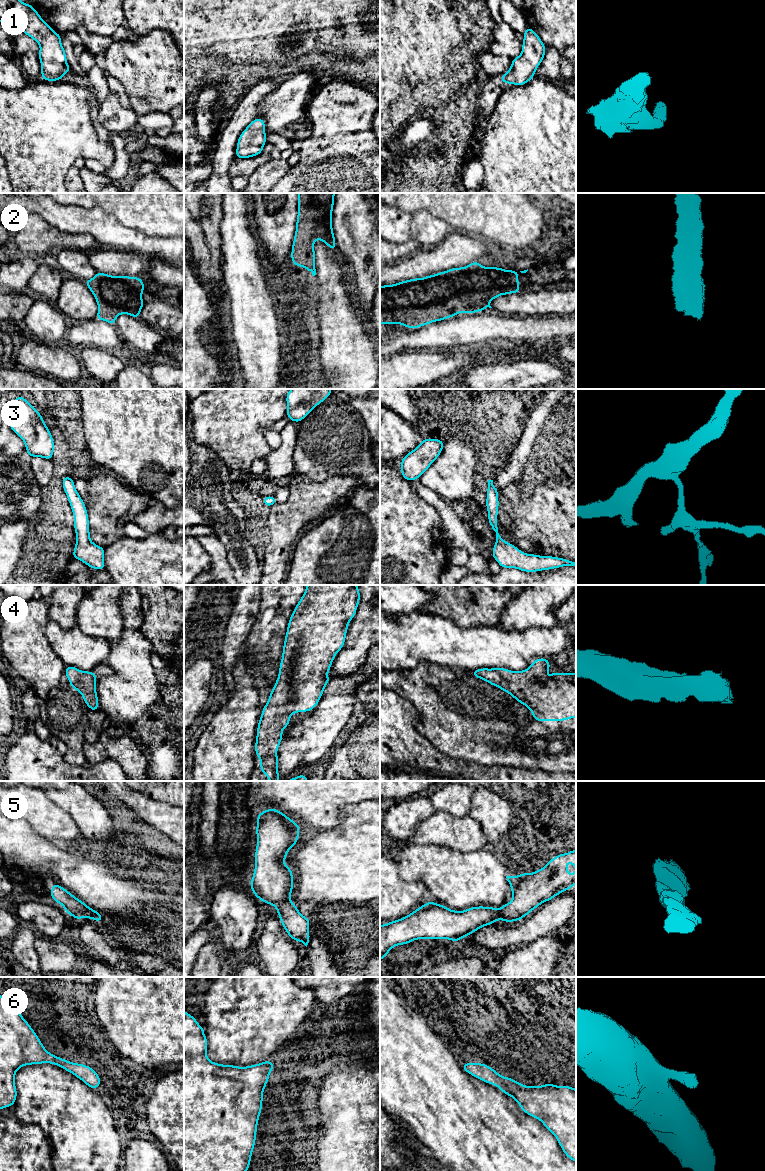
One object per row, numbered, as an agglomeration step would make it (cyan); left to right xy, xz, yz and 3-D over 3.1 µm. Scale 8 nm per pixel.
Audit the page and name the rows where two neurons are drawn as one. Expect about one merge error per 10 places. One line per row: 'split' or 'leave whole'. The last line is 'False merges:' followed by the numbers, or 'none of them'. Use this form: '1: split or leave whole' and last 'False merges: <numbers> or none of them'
1: leave whole
2: leave whole
3: leave whole
4: leave whole
5: leave whole
6: leave whole
False merges: none of them

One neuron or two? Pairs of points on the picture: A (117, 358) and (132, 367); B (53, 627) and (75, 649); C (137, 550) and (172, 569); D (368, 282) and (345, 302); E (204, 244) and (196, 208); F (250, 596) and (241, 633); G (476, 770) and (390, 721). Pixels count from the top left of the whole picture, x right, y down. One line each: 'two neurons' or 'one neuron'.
A: two neurons
B: one neuron
C: one neuron
D: two neurons
E: one neuron
F: one neuron
G: one neuron

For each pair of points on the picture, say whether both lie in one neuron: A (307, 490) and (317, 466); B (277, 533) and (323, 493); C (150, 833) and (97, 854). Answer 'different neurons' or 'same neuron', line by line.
A: different neurons
B: same neuron
C: same neuron

